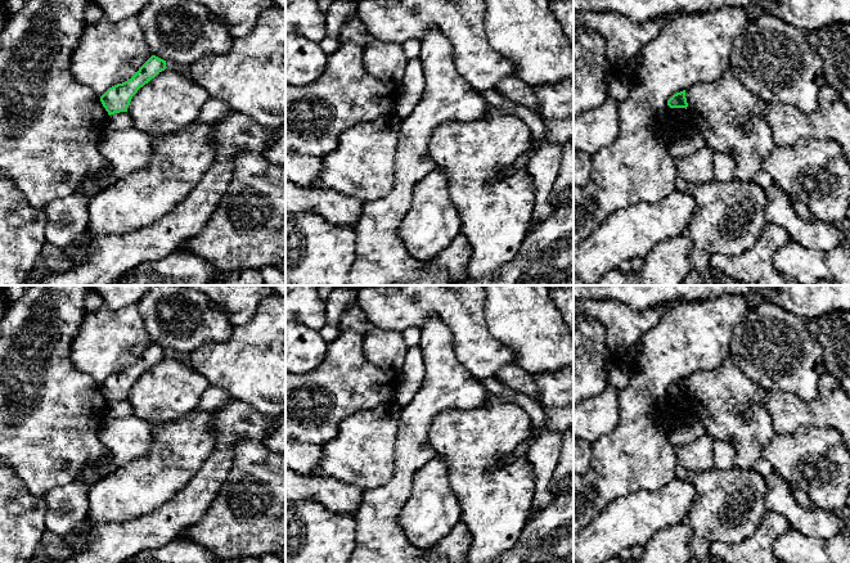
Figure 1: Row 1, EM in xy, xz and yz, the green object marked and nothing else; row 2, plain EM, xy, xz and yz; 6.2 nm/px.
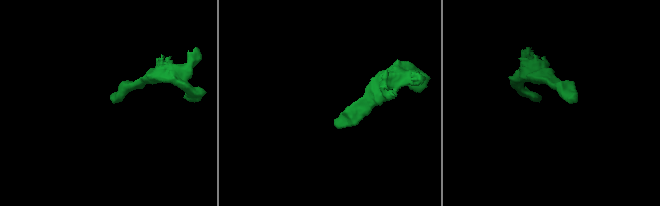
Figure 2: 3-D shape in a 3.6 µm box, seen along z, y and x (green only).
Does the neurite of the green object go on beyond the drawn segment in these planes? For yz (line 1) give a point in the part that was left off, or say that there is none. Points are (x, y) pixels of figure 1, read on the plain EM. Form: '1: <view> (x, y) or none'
1: none

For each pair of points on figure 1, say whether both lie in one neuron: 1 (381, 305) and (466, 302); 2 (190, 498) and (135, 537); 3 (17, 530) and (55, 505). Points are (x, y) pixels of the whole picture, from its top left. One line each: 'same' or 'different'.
1: same
2: same
3: different

